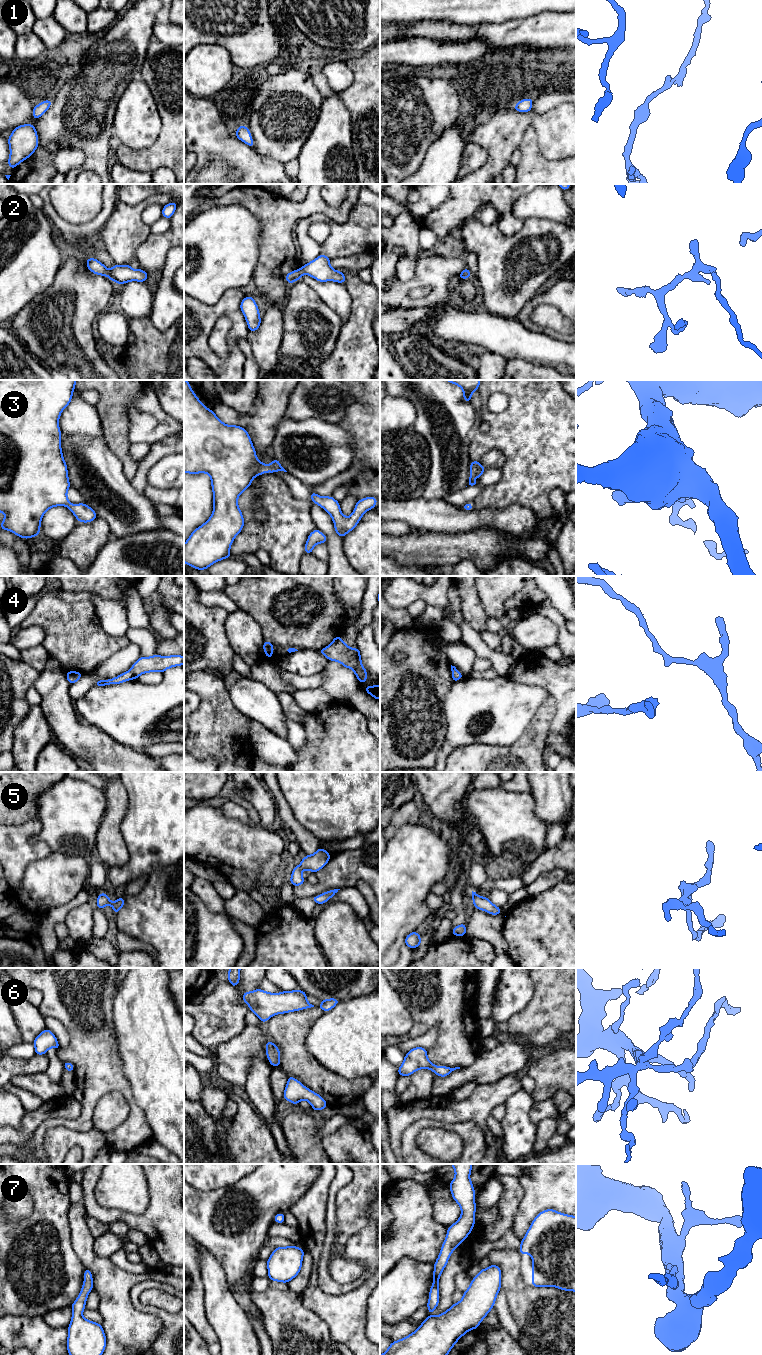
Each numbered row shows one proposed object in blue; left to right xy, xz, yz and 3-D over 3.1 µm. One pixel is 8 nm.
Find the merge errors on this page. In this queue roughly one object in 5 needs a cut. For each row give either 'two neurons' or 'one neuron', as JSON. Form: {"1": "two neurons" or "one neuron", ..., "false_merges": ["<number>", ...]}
{"1": "one neuron", "2": "one neuron", "3": "one neuron", "4": "one neuron", "5": "one neuron", "6": "one neuron", "7": "one neuron", "false_merges": []}

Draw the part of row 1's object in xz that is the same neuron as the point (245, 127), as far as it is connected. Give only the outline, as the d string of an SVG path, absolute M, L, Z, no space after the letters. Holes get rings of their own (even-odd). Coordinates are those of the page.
M238 126L236 130L236 138L249 145L251 148L254 147L252 135L247 126Z

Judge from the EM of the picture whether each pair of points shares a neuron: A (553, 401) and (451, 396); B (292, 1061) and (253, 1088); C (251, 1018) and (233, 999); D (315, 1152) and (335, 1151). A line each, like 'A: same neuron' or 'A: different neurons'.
A: different neurons
B: different neurons
C: different neurons
D: different neurons

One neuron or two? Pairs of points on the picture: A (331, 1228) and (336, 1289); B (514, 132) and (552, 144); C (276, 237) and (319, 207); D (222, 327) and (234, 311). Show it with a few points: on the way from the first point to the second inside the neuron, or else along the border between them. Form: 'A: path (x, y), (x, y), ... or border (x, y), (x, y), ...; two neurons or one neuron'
A: path (328, 1243), (324, 1257), (324, 1274); one neuron
B: path (524, 122), (534, 122), (546, 134); one neuron
C: path (284, 226), (301, 209), (308, 207); one neuron
D: border (221, 316), (225, 316), (231, 323), (231, 341); two neurons

